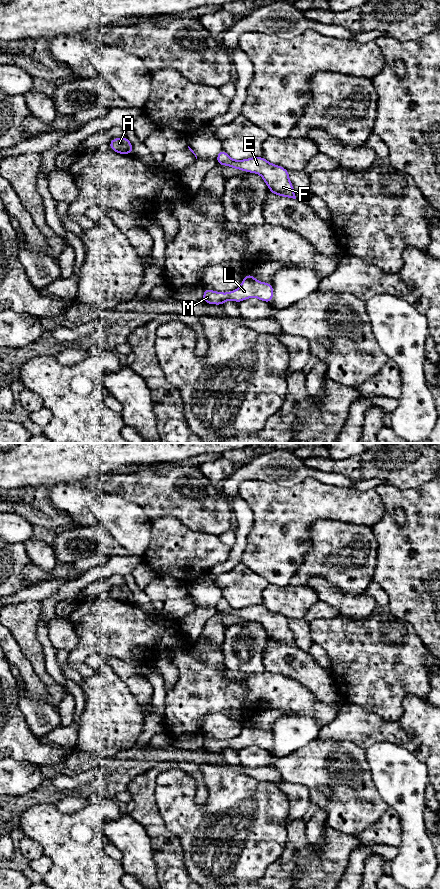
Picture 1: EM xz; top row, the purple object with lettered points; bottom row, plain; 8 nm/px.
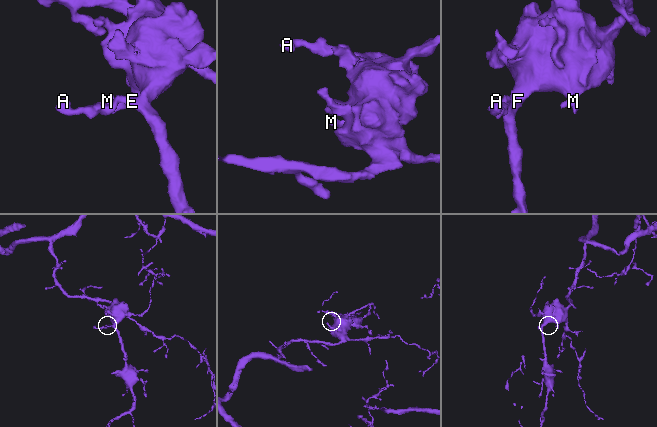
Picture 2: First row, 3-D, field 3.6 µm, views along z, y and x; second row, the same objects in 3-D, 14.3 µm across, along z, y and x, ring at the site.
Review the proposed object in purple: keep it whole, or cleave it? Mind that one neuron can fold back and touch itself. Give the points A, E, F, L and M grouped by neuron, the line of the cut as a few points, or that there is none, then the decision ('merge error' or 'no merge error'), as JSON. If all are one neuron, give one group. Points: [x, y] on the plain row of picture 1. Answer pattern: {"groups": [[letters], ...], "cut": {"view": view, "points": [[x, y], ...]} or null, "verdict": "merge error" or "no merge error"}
{"groups": [["A", "E", "F", "L", "M"]], "cut": null, "verdict": "no merge error"}

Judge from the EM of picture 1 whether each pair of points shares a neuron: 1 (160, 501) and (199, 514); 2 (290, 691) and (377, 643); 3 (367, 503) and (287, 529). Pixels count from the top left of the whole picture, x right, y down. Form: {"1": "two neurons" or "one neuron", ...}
{"1": "one neuron", "2": "two neurons", "3": "one neuron"}

